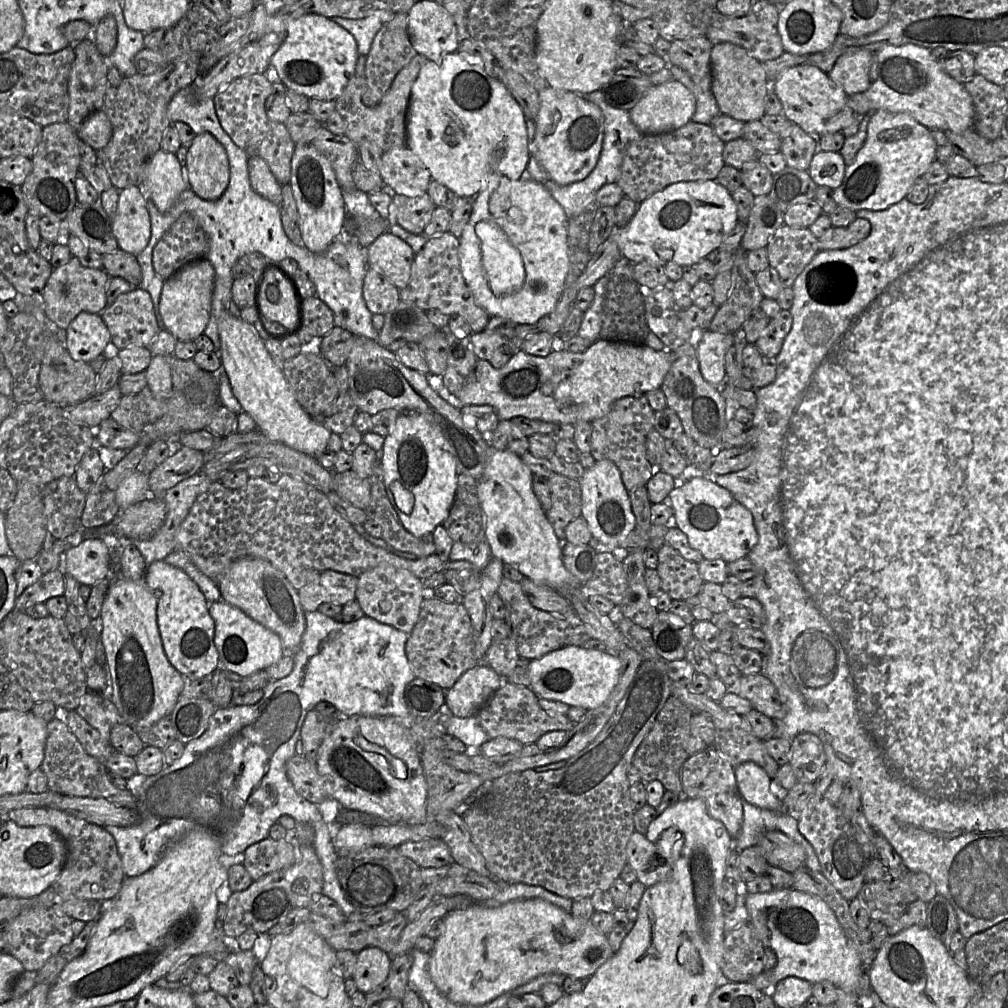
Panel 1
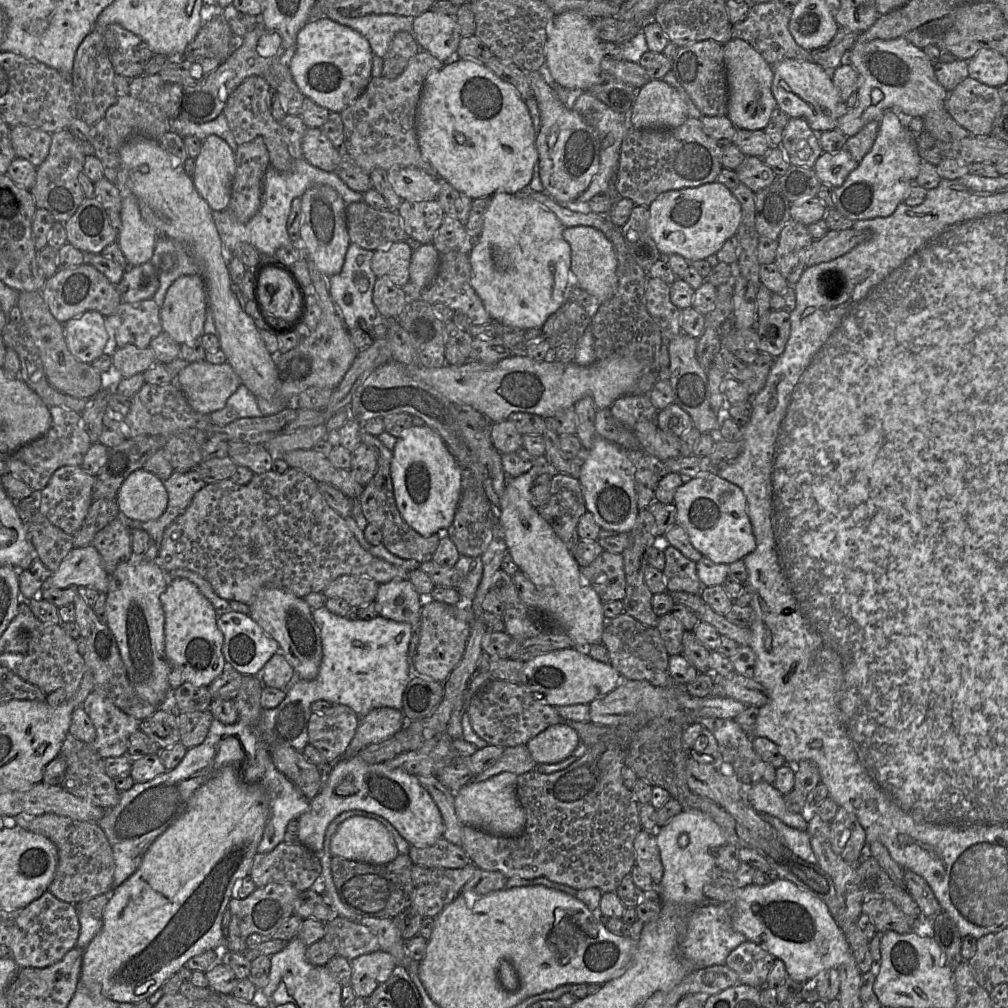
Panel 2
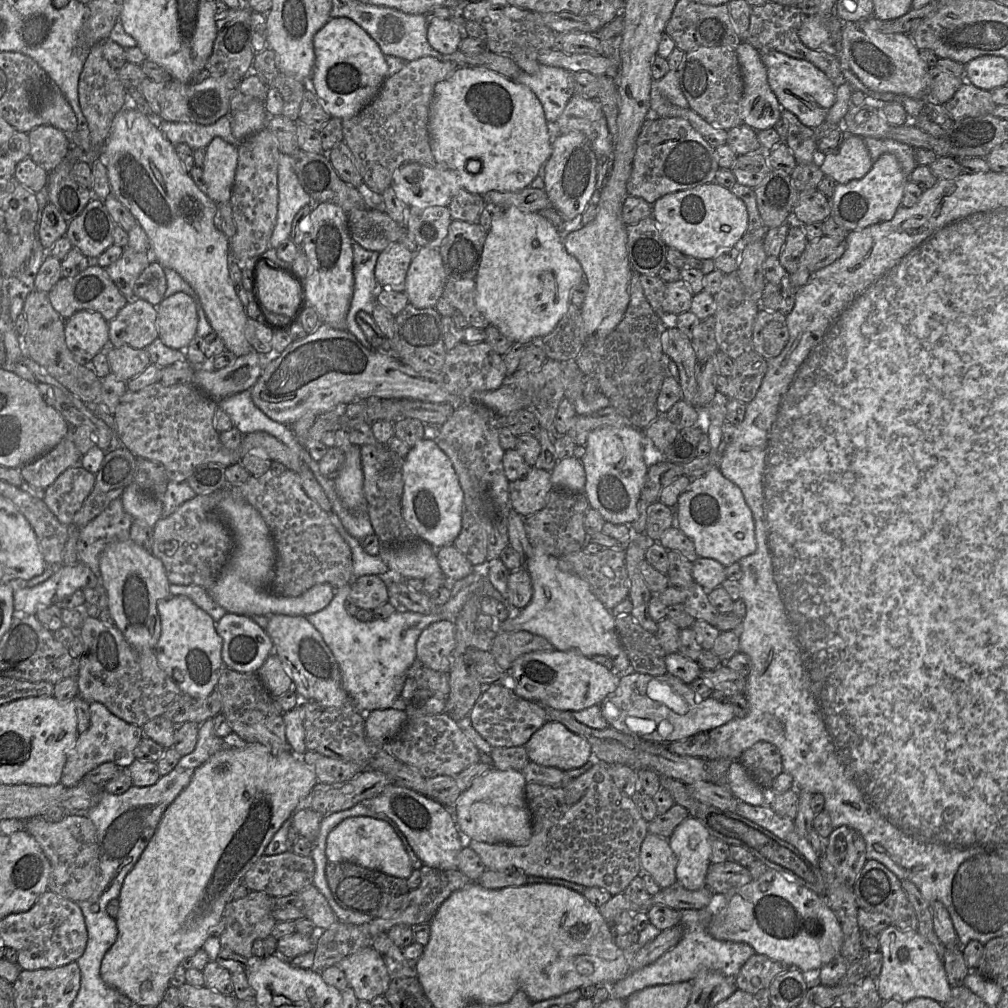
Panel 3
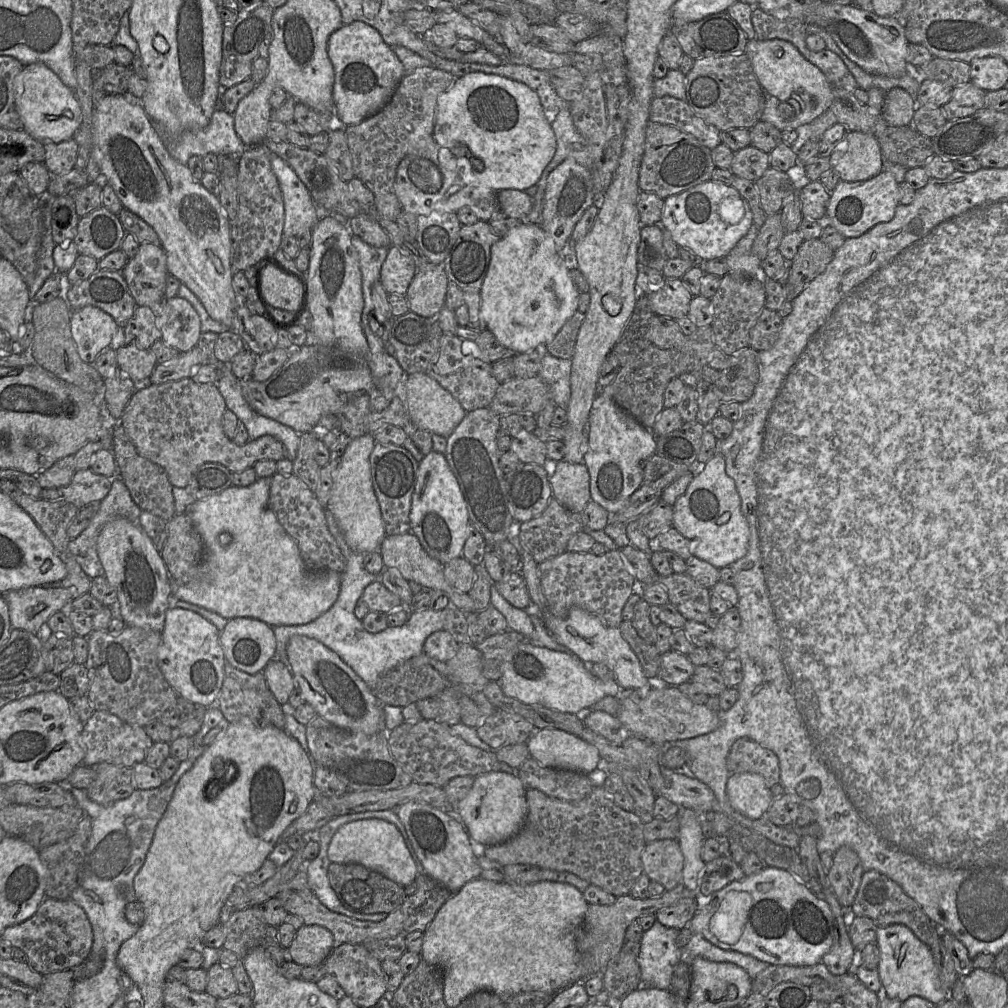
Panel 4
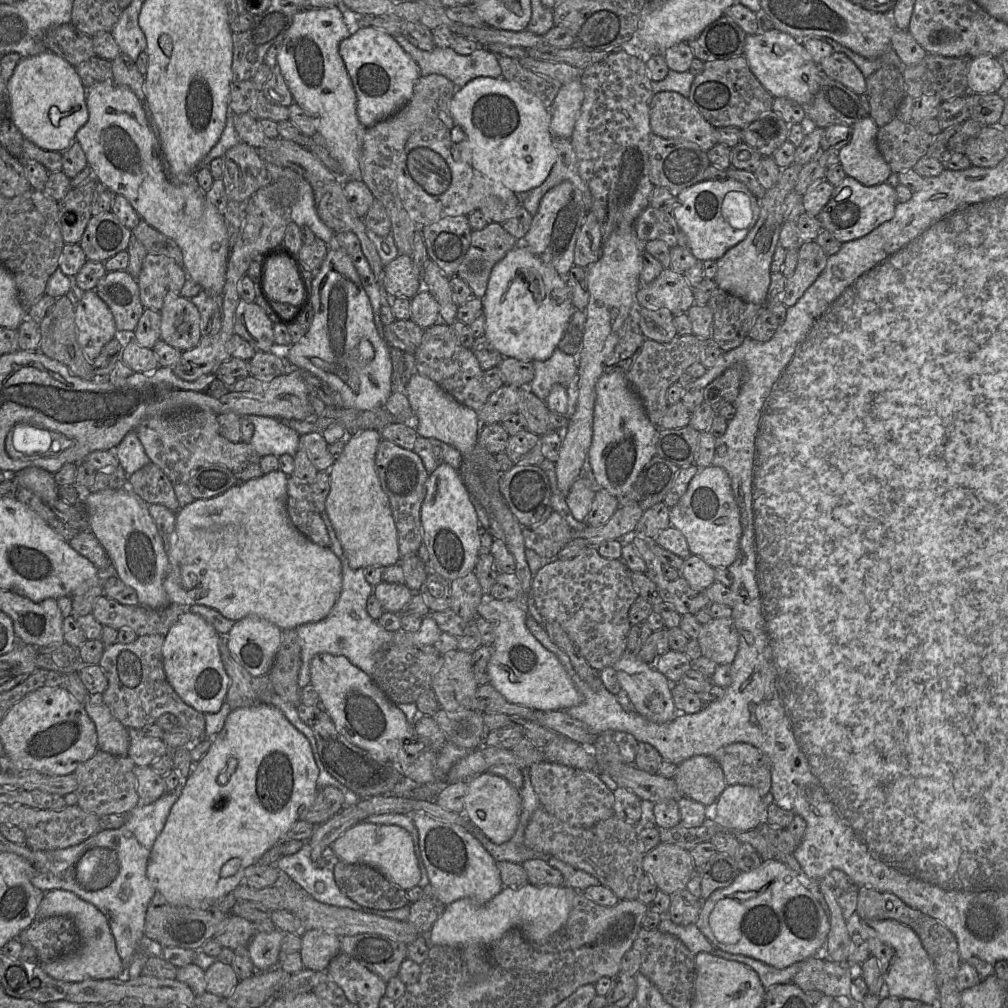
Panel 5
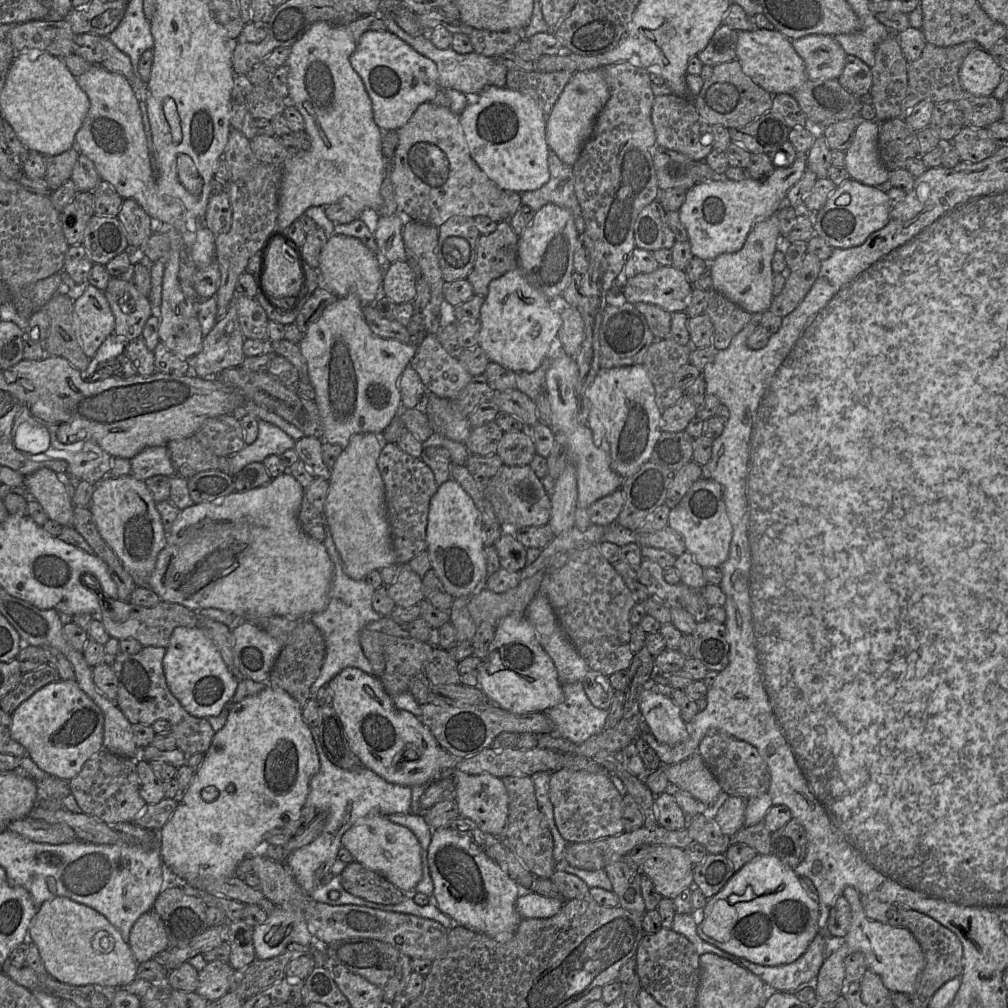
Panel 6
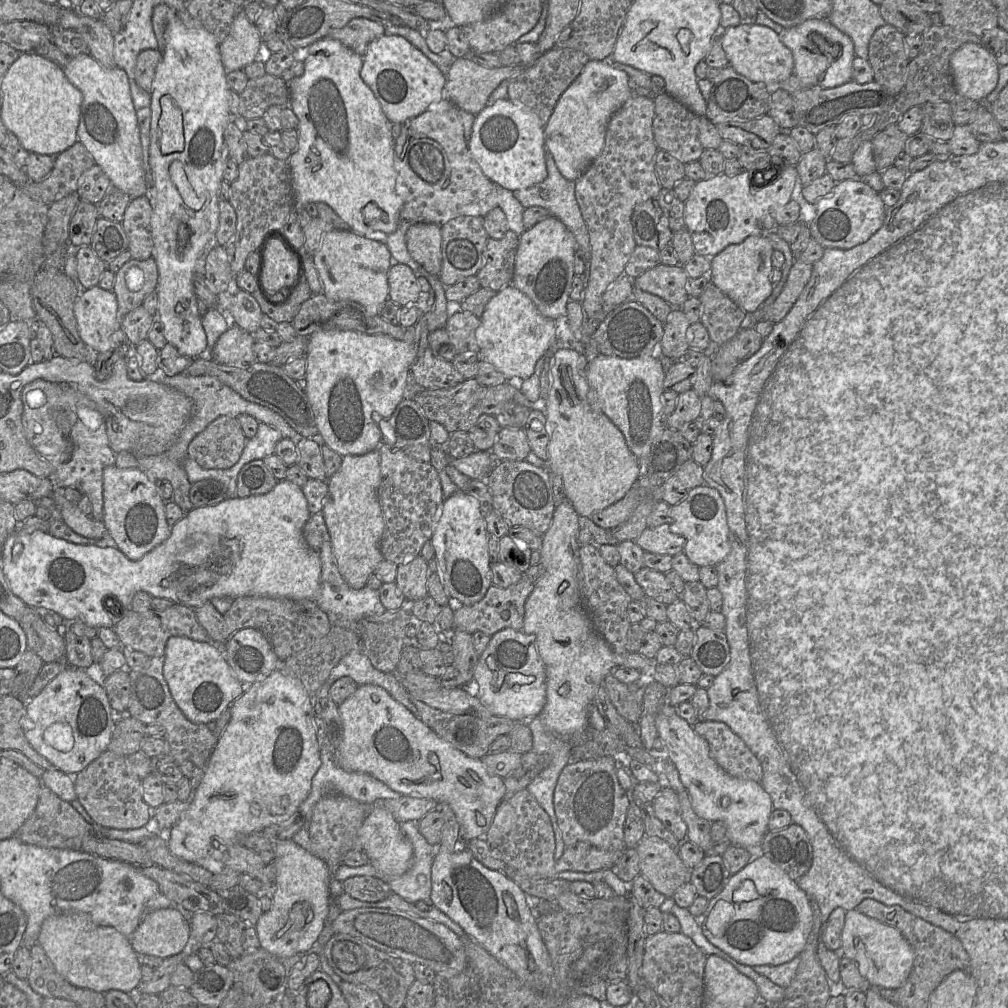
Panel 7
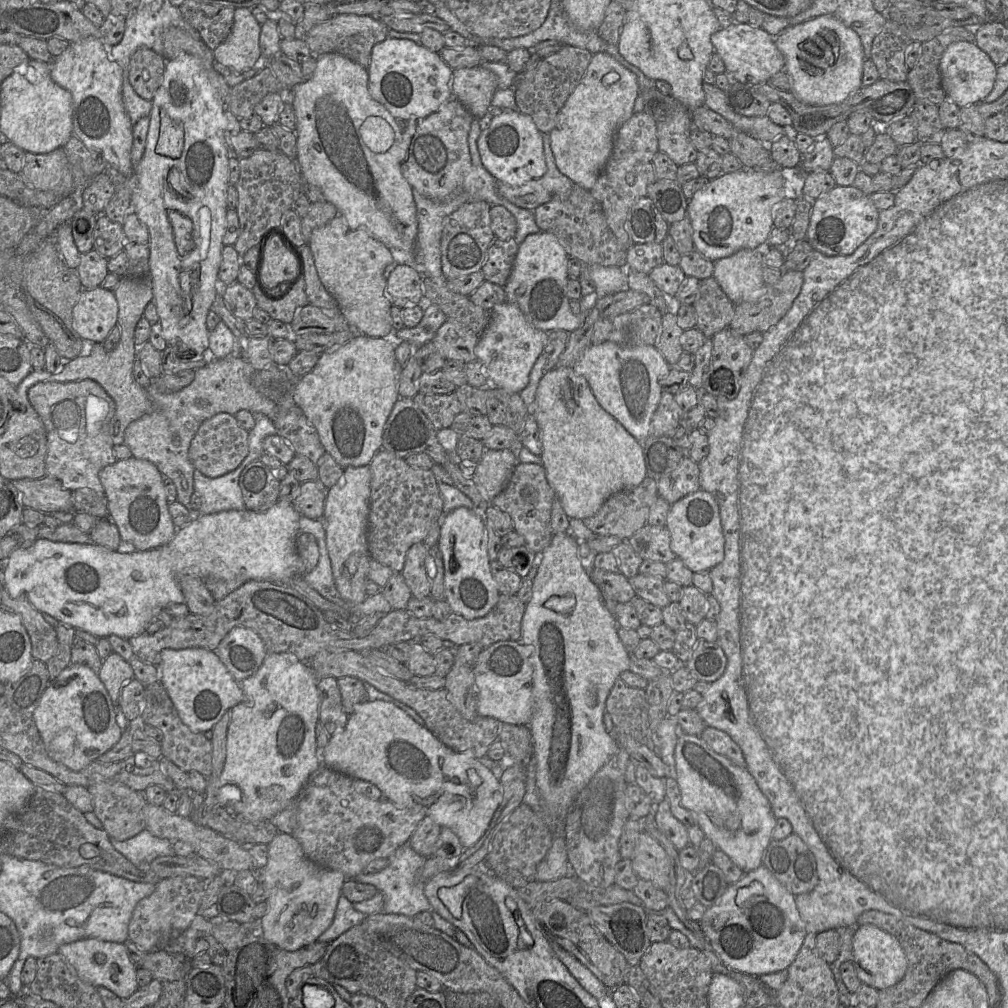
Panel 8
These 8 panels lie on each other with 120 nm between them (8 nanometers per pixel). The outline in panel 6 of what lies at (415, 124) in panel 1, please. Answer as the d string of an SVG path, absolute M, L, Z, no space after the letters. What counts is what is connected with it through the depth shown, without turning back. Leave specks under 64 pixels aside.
M487 87L466 106L459 120L471 158L501 189L522 193L538 190L549 181L550 148L546 140L547 116L530 96L507 87Z

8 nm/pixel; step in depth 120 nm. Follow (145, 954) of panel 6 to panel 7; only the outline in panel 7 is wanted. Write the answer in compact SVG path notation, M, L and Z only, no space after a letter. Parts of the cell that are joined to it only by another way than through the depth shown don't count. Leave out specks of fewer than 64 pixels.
M170 907L146 913L130 936L136 953L167 958L183 950L190 936L188 916Z

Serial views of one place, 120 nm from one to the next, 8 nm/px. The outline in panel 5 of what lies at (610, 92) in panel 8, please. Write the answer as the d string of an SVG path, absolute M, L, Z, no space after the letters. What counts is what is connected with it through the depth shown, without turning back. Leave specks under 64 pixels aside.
M580 78L562 85L549 108L554 138L570 139L584 99Z

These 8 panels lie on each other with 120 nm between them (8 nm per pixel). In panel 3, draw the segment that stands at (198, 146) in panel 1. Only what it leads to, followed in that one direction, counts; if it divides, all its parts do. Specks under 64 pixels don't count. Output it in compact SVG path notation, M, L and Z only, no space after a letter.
M220 137L206 147L202 166L205 194L216 204L230 202L238 165L238 148Z

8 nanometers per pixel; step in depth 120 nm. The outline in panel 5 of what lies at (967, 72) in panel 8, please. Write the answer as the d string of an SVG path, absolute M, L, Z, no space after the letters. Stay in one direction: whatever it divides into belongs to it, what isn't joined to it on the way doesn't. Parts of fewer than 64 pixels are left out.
M981 55L971 60L967 74L968 91L974 94L996 93L1006 79L996 57Z

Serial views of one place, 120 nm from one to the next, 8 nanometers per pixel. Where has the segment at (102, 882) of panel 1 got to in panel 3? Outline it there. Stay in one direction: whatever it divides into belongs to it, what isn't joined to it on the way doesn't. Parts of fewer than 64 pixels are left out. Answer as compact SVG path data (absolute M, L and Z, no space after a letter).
M68 815L57 822L33 817L24 820L24 830L36 839L50 862L48 890L75 903L90 898L99 873L99 852L93 822L85 815Z

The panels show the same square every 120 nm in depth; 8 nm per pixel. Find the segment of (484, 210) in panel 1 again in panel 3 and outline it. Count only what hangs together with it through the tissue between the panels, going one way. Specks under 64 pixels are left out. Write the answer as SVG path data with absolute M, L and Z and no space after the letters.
M508 207L504 209L503 215L492 222L490 231L487 233L487 237L484 244L482 260L479 266L478 274L475 278L476 291L475 291L475 303L477 309L482 315L489 321L489 323L499 329L499 331L507 338L515 342L532 343L538 341L541 338L547 336L558 324L560 319L566 313L570 302L569 296L572 289L584 281L584 272L577 261L577 259L570 255L565 245L560 239L560 233L555 226L542 215L537 212L525 213L518 210L516 207Z

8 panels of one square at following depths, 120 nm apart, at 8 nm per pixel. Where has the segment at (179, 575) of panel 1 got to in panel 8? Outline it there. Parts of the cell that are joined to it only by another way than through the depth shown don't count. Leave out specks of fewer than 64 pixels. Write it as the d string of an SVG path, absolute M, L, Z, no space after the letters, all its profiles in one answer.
M170 648L161 651L161 681L164 685L181 721L193 732L205 733L212 730L226 711L243 701L241 687L235 683L230 671L220 658L205 648L187 648L174 650Z

